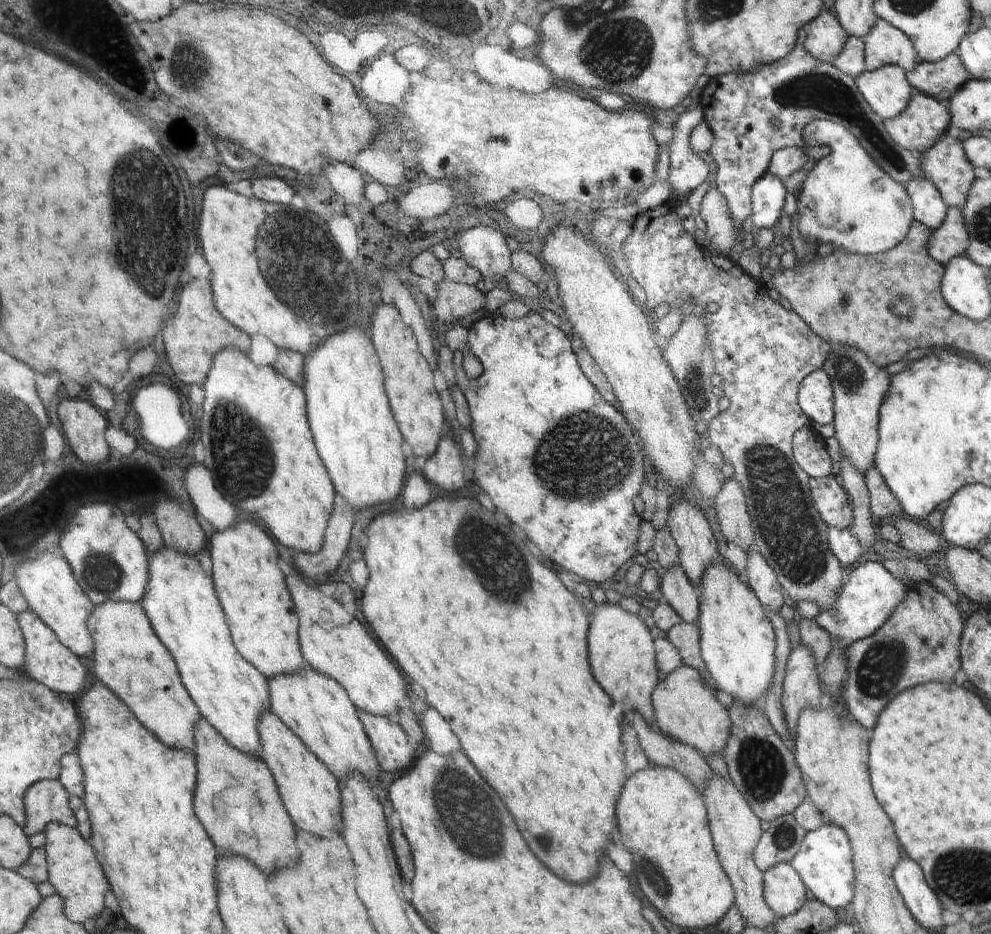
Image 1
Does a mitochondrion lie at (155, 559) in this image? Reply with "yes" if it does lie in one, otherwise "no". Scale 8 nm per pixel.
no

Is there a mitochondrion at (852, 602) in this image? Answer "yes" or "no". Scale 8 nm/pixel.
no

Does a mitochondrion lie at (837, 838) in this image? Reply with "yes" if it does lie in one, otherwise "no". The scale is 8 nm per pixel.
no

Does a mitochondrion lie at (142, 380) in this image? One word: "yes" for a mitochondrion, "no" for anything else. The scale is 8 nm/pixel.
no

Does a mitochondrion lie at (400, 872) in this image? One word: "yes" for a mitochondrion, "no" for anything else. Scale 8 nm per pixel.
no

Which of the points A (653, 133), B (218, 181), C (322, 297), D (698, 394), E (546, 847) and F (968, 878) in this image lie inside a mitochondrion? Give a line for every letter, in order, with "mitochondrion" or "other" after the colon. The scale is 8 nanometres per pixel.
A: other
B: other
C: mitochondrion
D: mitochondrion
E: mitochondrion
F: mitochondrion

